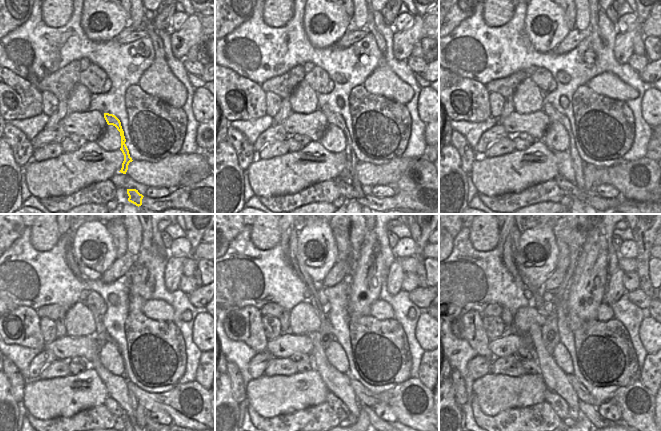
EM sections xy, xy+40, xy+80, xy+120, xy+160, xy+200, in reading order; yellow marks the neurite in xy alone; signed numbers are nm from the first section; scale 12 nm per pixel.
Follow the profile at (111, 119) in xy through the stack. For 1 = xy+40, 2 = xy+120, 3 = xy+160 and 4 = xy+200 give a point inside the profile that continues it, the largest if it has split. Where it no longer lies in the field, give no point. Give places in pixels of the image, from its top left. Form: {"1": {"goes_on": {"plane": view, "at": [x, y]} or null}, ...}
{"1": {"goes_on": {"plane": "xy+40", "at": [333, 119]}}, "2": {"goes_on": {"plane": "xy+120", "at": [101, 335]}}, "3": {"goes_on": {"plane": "xy+160", "at": [295, 263]}}, "4": {"goes_on": {"plane": "xy+200", "at": [539, 304]}}}

